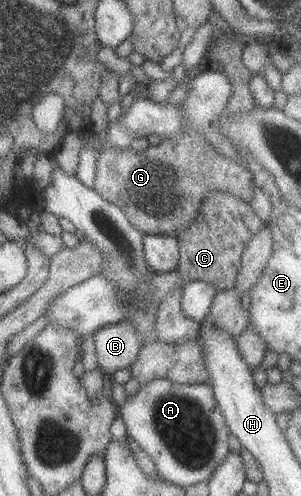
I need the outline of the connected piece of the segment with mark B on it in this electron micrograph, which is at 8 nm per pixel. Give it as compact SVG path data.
M125 320L102 327L93 333L94 367L104 373L129 367L141 346L139 334Z

